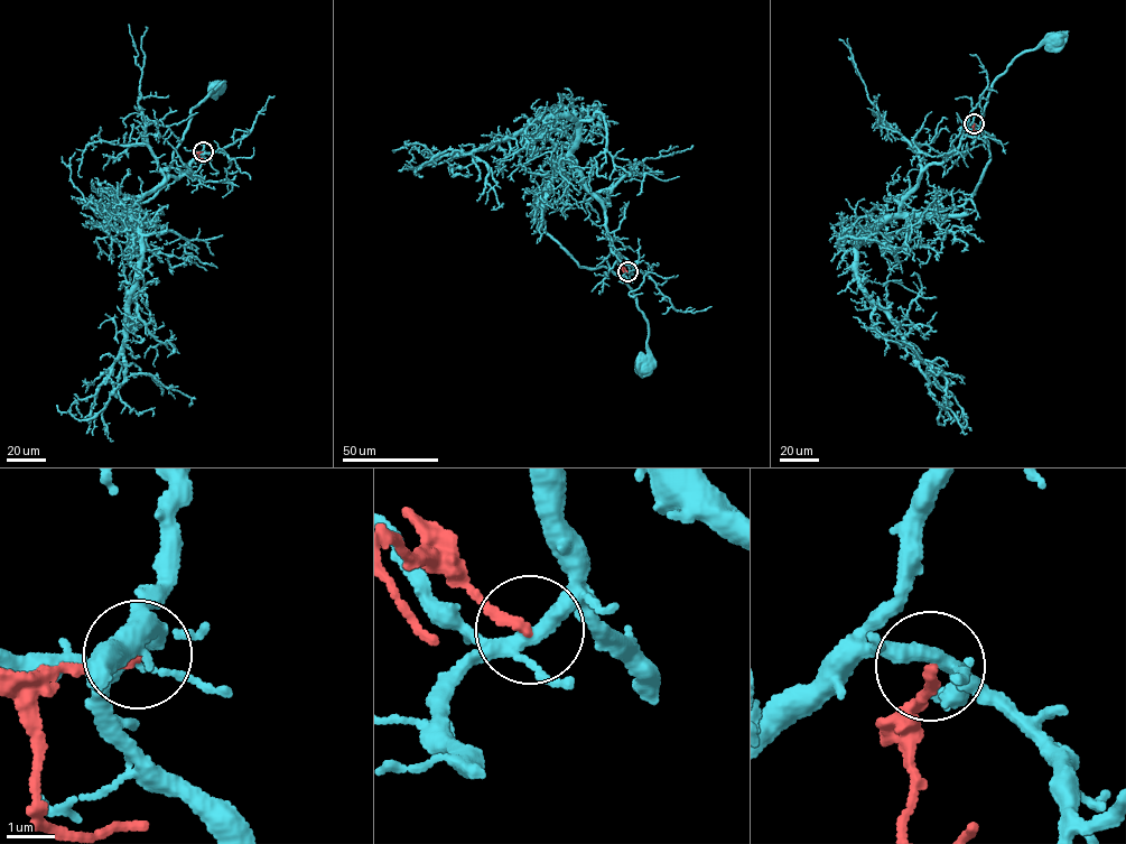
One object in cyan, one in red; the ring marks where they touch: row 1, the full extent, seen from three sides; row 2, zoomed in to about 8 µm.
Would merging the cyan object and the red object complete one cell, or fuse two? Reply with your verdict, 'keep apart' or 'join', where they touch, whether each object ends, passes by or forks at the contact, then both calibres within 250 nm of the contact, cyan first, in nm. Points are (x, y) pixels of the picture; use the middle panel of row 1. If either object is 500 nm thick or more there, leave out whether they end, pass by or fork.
keep apart | (627, 271) | cyan forks | red ends | 280/180 nm

